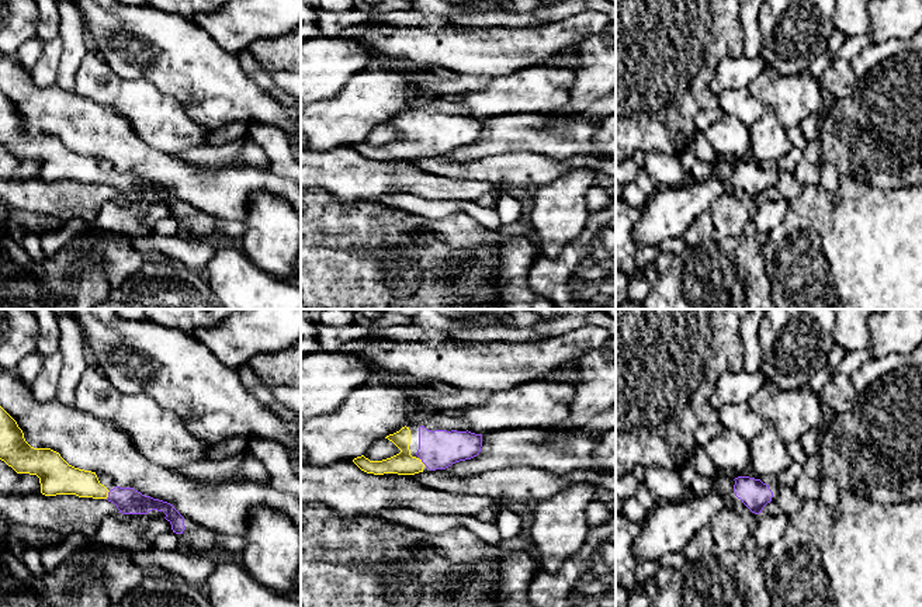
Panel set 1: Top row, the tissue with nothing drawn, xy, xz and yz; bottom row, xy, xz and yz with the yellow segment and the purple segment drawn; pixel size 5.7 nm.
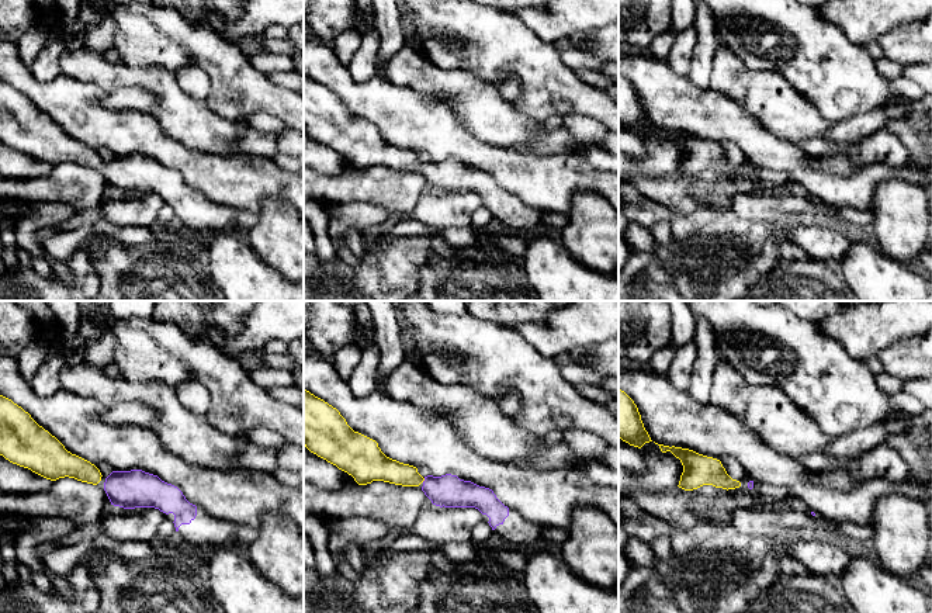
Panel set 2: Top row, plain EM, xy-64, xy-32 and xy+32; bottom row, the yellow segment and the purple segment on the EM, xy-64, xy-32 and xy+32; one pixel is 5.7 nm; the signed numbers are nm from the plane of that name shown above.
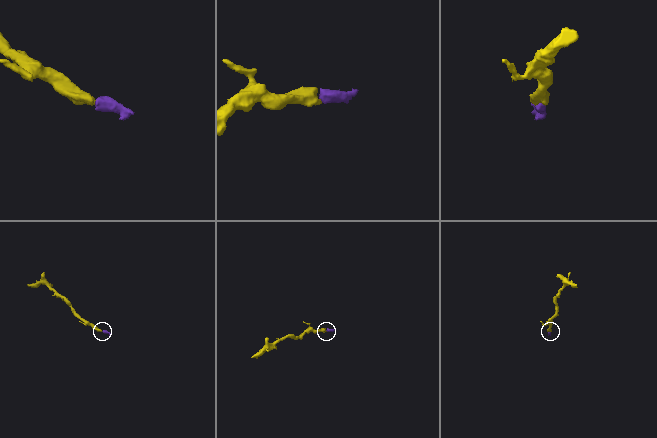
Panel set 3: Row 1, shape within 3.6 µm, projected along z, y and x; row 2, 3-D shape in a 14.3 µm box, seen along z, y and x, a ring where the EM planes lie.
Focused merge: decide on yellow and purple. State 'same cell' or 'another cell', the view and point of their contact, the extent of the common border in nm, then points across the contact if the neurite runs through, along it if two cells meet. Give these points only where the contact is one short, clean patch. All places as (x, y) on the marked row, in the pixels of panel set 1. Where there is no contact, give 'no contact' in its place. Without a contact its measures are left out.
same cell; contact xy (107, 495); length 50 nm; way xy (66, 479), (86, 484), (107, 495), (117, 495), (128, 500)

